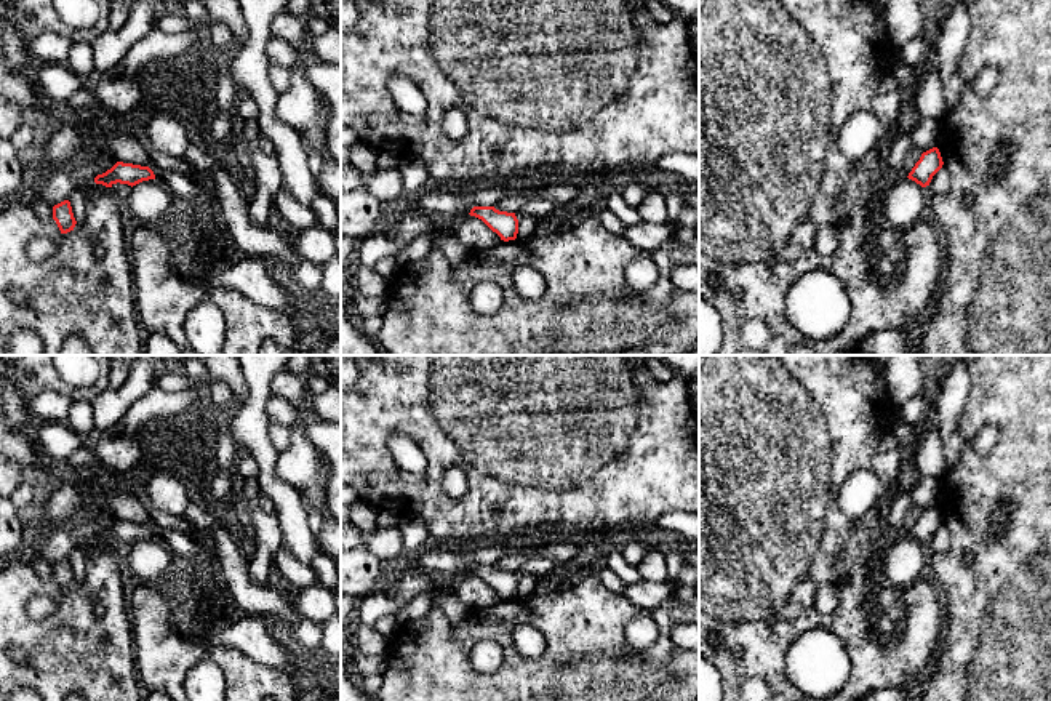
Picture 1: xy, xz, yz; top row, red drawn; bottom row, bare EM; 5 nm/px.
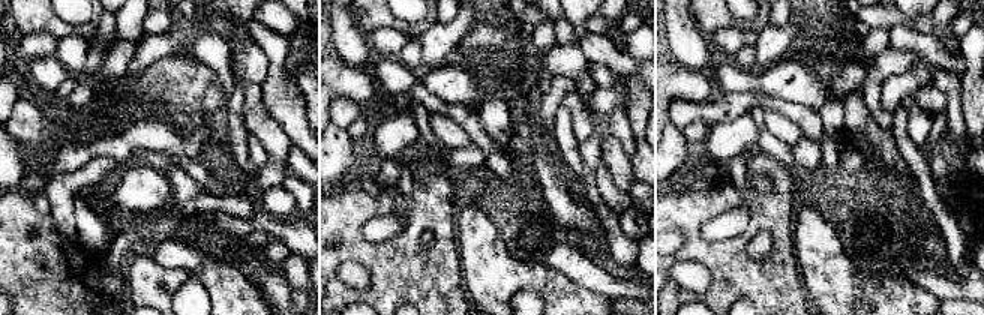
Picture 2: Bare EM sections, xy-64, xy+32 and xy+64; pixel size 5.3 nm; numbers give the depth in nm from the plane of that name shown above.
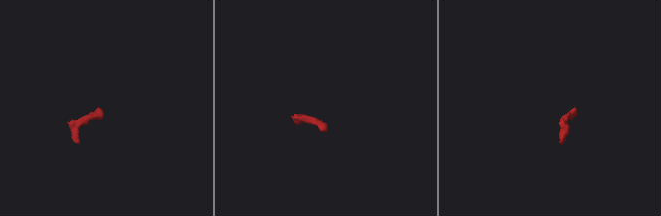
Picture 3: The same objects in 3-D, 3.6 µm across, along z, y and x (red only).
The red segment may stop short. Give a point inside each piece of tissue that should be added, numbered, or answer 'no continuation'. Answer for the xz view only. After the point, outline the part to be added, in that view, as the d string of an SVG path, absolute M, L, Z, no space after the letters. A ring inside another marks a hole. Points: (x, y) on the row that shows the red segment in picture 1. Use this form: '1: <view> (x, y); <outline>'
1: xz (527, 226); M525 216L522 219L518 219L518 234L517 238L518 240L528 240L534 235L537 224L539 224L539 218L534 216Z

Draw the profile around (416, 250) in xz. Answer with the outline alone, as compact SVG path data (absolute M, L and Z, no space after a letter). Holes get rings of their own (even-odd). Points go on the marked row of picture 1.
M435 229L426 230L424 234L416 237L413 242L406 243L405 246L400 246L400 250L394 256L395 264L400 267L400 266L424 259L432 250L434 230Z

